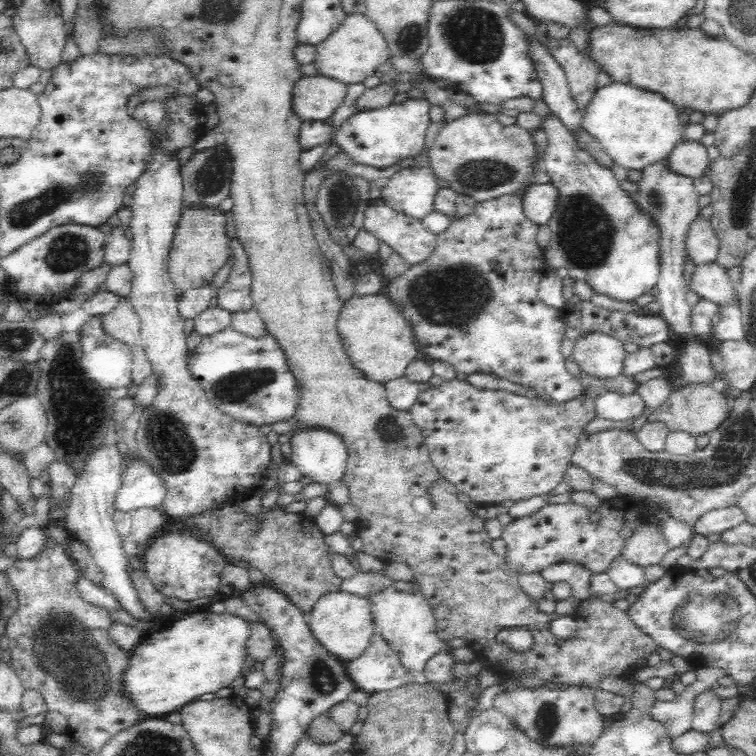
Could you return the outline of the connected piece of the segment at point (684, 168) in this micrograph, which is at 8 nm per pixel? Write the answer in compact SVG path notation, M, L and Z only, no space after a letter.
M682 140L668 154L668 161L674 171L694 178L705 176L710 164L708 148L700 140Z

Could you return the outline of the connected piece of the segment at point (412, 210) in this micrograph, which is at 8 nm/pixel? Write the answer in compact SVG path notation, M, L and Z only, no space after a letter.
M430 165L404 167L387 178L380 189L384 202L398 212L421 219L434 211L438 185Z

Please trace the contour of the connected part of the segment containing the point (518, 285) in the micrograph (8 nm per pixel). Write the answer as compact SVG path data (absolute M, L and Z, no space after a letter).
M502 195L498 198L492 197L484 200L484 202L477 202L472 214L453 219L452 224L442 234L436 235L436 246L428 258L409 266L404 274L385 282L388 287L387 296L411 325L416 343L420 344L422 350L428 352L433 359L450 363L458 374L474 374L474 372L494 374L513 383L534 388L539 394L548 396L555 404L563 403L582 394L583 388L580 386L578 379L568 373L565 367L566 358L560 351L560 346L565 338L561 310L551 308L538 299L538 284L544 274L545 254L543 253L544 248L536 243L536 233L539 225L526 216L522 200L522 196Z

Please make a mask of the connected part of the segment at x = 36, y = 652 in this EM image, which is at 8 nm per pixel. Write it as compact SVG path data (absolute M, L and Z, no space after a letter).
M50 544L37 560L18 559L2 573L17 600L15 611L7 618L4 634L9 640L12 667L20 675L23 688L37 690L47 710L60 712L67 718L71 738L89 751L100 752L100 747L115 732L142 719L142 714L131 707L119 690L119 676L129 653L109 634L112 624L109 609L90 604L80 596L77 589L80 572L63 545Z

